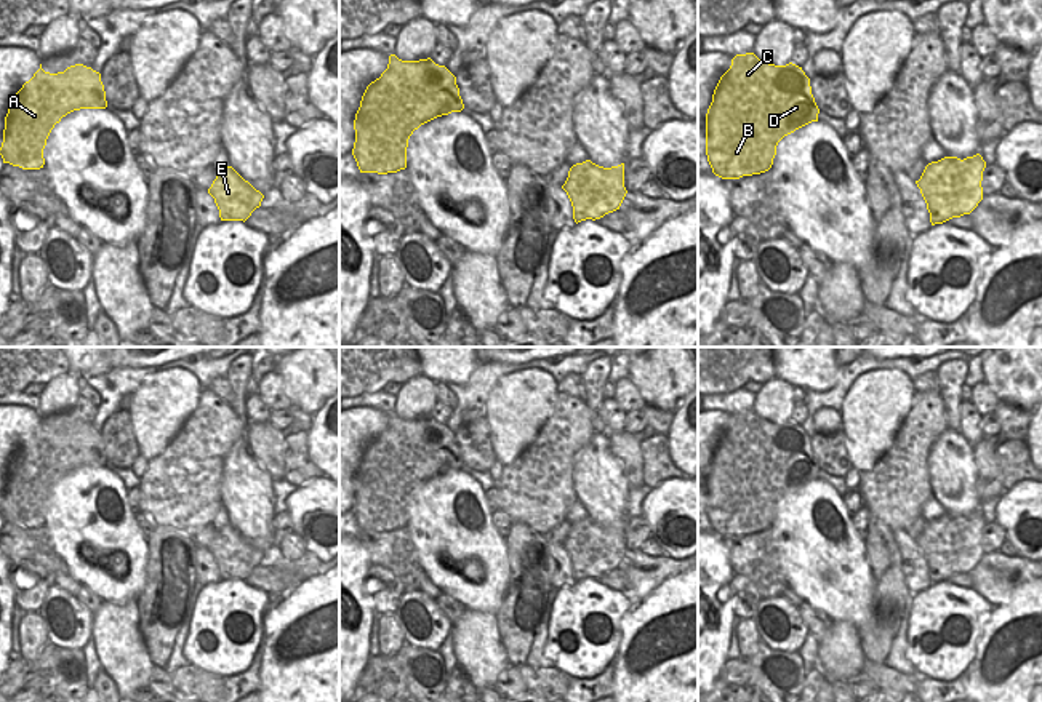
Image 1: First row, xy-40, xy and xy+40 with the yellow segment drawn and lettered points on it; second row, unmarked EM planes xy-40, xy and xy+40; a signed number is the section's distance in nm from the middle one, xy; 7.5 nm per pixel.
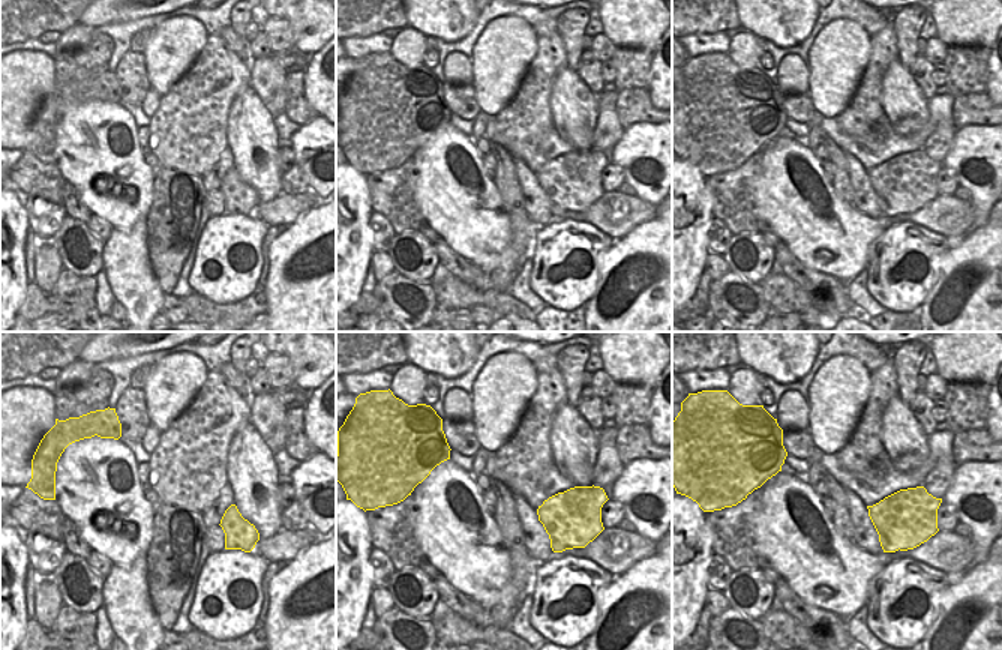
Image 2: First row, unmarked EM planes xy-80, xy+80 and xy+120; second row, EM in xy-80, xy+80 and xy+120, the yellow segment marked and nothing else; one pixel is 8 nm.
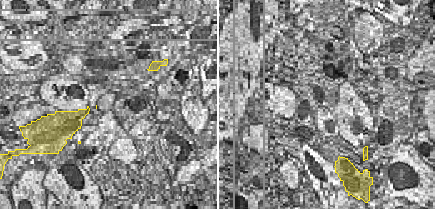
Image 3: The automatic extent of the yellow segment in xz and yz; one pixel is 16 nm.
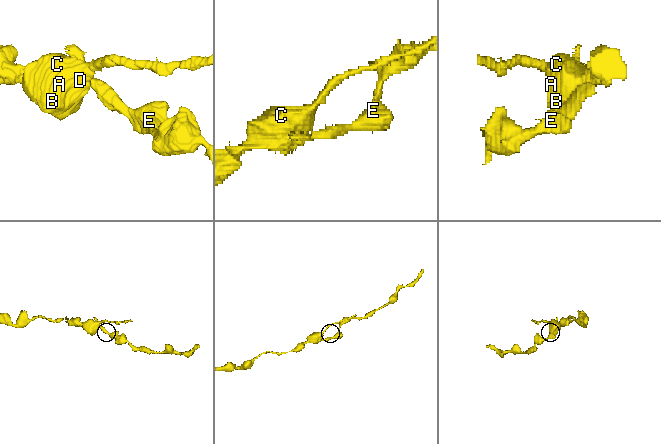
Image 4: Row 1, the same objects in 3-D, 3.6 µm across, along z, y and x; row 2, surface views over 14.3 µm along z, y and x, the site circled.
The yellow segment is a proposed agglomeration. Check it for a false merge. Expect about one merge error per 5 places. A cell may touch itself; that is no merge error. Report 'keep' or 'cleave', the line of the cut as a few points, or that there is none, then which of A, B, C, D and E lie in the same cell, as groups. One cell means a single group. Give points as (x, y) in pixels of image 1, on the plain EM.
keep; cut none; groups A B C D E

